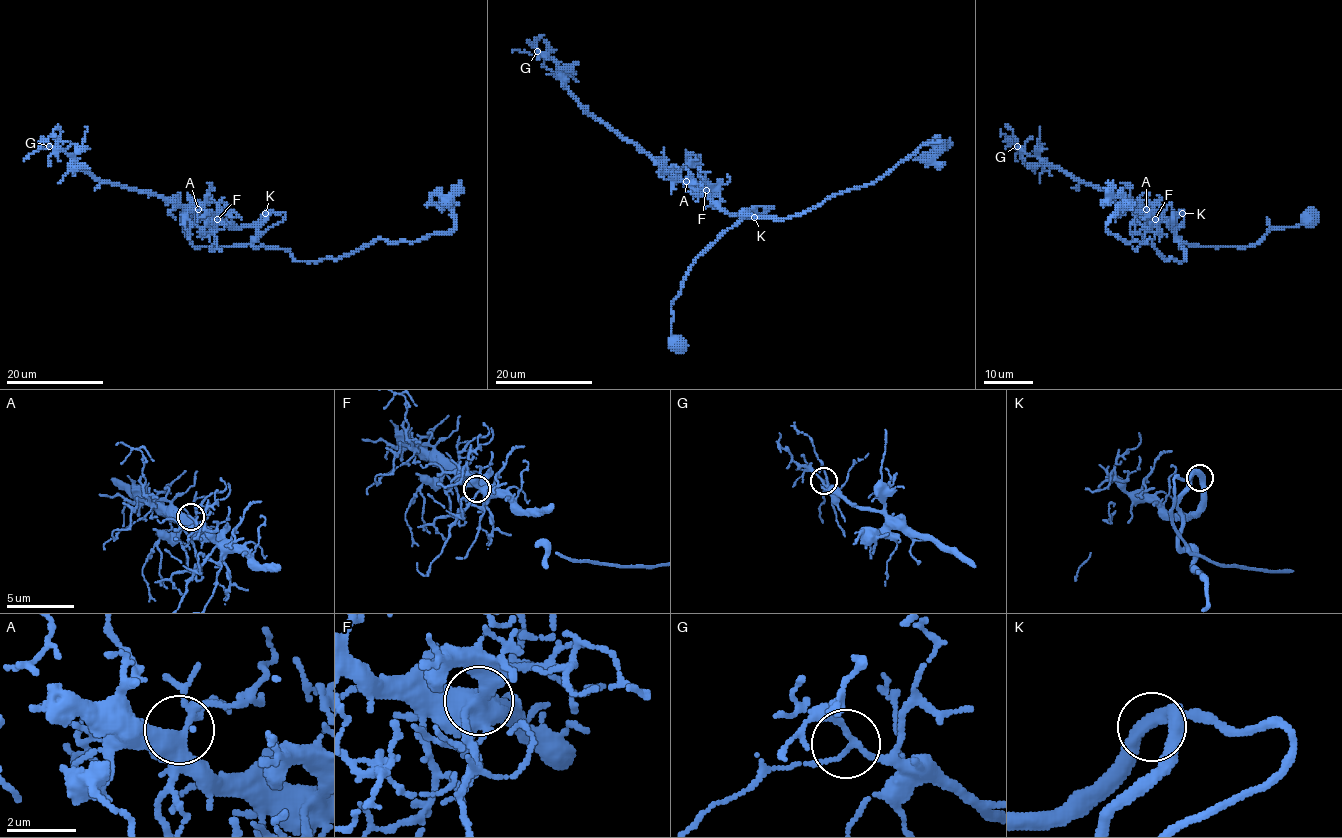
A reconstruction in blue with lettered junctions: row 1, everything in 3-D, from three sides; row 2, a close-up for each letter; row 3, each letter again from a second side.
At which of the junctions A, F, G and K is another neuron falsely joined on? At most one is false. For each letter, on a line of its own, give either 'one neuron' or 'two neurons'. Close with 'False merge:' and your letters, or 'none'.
A: one neuron
F: one neuron
G: one neuron
K: one neuron
False merge: none

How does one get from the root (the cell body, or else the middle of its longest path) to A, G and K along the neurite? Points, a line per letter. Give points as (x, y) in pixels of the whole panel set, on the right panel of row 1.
A: (1308, 218), (1271, 229), (1245, 247), (1204, 247), (1175, 235), (1181, 212), (1183, 223), (1171, 226), (1146, 209)
G: (1308, 218), (1271, 229), (1245, 247), (1189, 246), (1175, 235), (1181, 212), (1179, 226), (1159, 221), (1017, 146)
K: (1308, 218), (1294, 226), (1271, 229), (1245, 247), (1204, 247), (1189, 246), (1175, 235), (1175, 221), (1182, 213)

